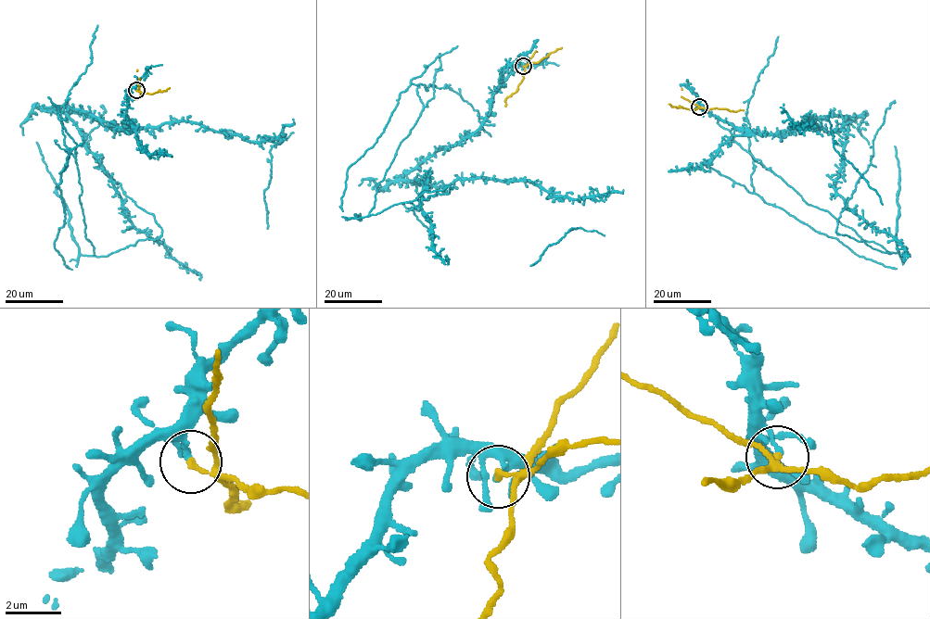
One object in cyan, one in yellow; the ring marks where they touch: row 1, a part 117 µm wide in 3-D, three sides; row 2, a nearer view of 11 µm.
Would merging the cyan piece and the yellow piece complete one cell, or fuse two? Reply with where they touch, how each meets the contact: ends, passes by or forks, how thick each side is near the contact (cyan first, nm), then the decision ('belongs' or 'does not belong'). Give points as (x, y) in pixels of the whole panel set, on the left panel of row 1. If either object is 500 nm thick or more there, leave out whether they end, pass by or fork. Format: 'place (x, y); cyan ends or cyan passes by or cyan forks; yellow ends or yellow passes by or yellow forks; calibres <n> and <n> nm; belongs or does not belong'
place (136, 90); cyan ends; yellow passes by; calibres 180 and 150 nm; does not belong

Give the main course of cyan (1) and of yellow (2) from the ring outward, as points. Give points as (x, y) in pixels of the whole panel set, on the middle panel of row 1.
1: (524, 66), (474, 132), (406, 174), (449, 193), (369, 214), (433, 98), (412, 83), (349, 168), (343, 211)
2: (523, 66), (524, 78), (518, 88), (505, 99), (505, 106)

